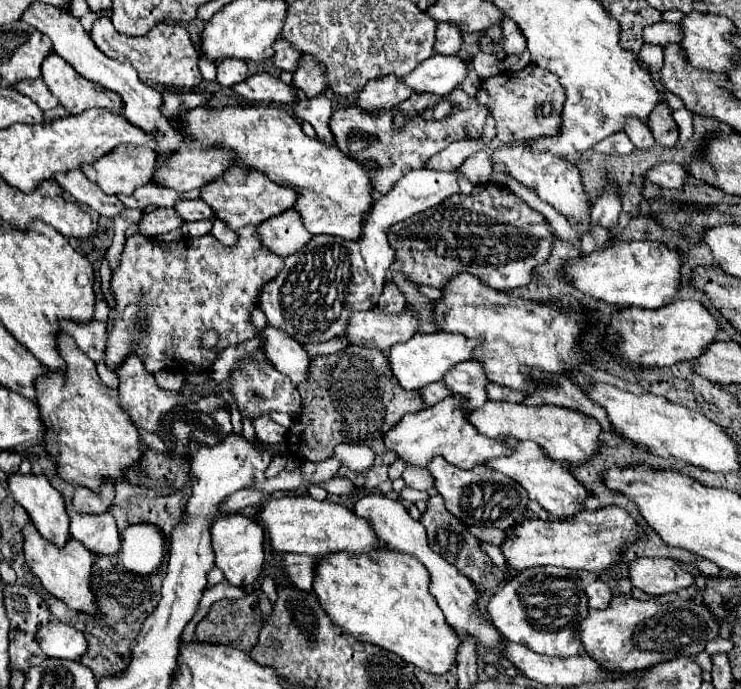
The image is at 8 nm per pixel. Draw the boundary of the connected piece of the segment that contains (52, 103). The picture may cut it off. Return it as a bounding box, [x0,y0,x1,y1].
[16,79,58,111]

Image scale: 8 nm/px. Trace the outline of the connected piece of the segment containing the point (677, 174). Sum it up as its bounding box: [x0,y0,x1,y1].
[648,163,690,189]

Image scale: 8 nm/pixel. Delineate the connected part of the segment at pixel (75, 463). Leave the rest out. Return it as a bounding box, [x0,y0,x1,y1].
[36,333,144,493]

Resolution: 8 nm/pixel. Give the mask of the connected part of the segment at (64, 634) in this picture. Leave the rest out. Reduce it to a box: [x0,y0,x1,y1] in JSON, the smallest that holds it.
[36,621,88,659]

